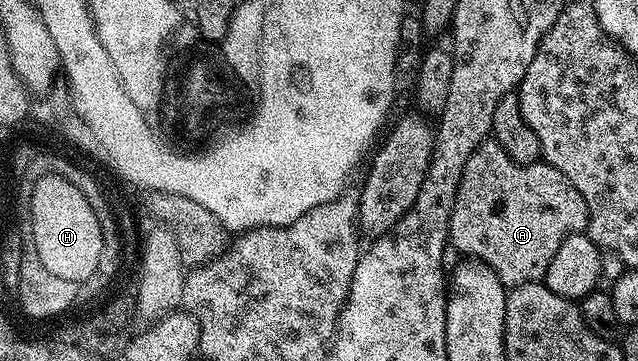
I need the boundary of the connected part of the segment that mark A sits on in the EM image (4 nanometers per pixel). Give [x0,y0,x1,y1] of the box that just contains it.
[447,139,586,287]

